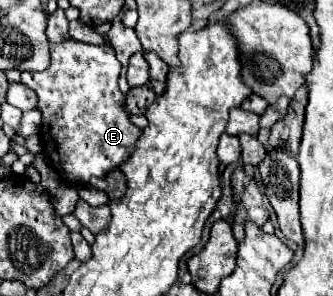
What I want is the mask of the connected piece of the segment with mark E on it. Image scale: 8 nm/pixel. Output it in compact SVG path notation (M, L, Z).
M77 40L49 44L51 64L43 72L23 72L21 84L37 94L41 112L41 140L51 166L67 184L87 184L89 176L103 178L135 150L141 128L129 122L123 106L125 94L119 92L117 80L121 64L109 44L91 46Z

